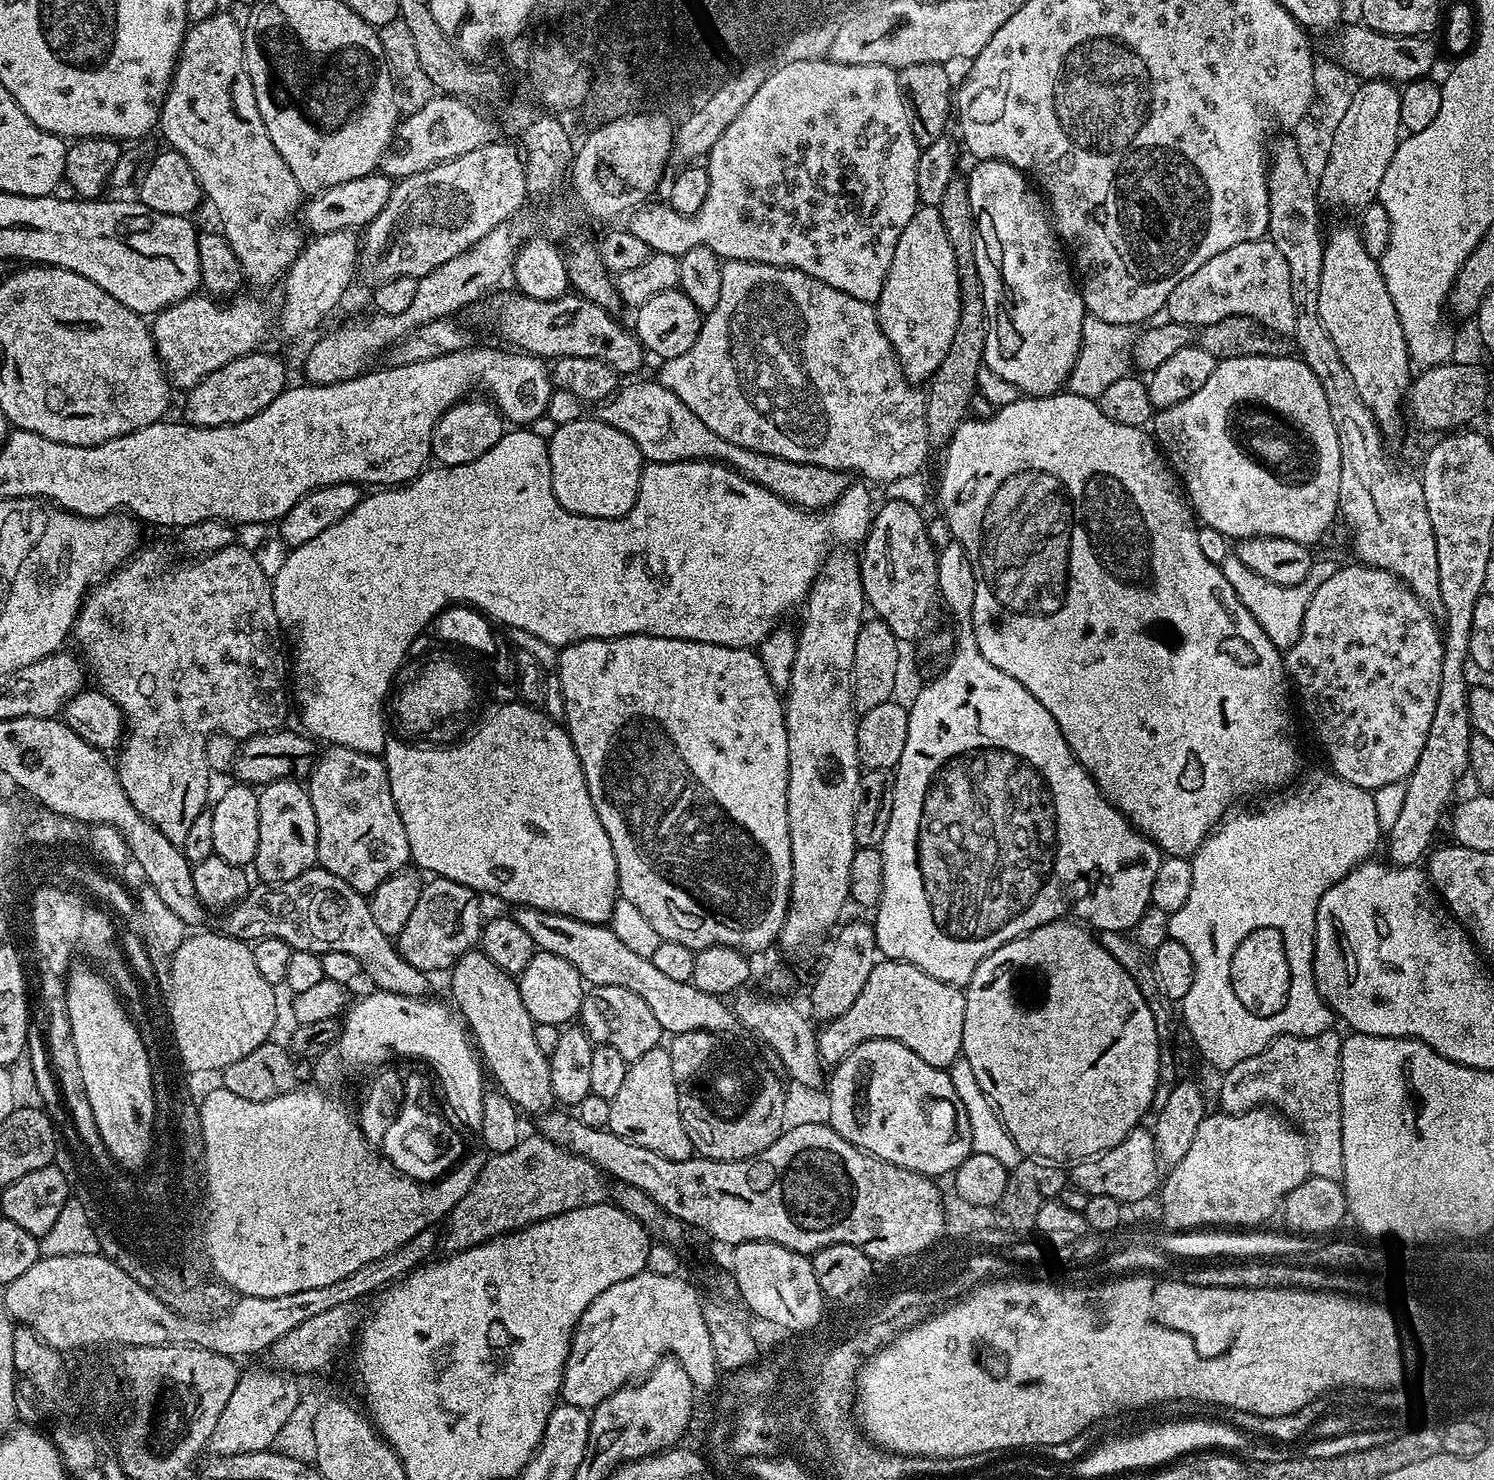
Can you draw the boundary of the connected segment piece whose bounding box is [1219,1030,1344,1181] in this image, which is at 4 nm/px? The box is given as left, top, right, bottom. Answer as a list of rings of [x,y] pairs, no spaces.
[[[1329,1030],[1317,1036],[1280,1036],[1261,1052],[1238,1062],[1223,1073],[1219,1107],[1225,1112],[1249,1112],[1252,1108],[1271,1106],[1306,1138],[1308,1166],[1311,1175],[1343,1181],[1342,1110],[1340,1109],[1340,1046],[1341,1033]]]

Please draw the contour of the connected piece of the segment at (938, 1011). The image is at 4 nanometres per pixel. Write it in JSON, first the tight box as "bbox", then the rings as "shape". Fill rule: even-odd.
{"bbox":[816,958,966,1070],"shape":[[[884,958],[874,966],[874,970],[870,970],[870,978],[866,978],[862,994],[854,998],[854,1006],[850,1006],[846,1014],[827,1021],[819,1029],[816,1042],[820,1059],[828,1066],[839,1064],[846,1058],[846,1054],[850,1054],[850,1050],[854,1050],[854,1046],[867,1040],[897,1040],[902,1042],[902,1046],[914,1050],[922,1062],[930,1062],[930,1066],[946,1070],[955,1060],[961,1059],[962,1022],[965,1018],[966,1002],[963,991],[957,985],[942,982],[913,964]]]}

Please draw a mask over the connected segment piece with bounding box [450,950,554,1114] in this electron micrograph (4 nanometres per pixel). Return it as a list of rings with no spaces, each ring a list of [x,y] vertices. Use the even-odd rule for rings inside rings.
[[[473,950],[451,968],[451,976],[452,996],[456,999],[457,1004],[455,1007],[478,1049],[483,1067],[490,1073],[491,1079],[492,1076],[496,1079],[495,1087],[506,1093],[510,1102],[514,1102],[523,1113],[537,1111],[536,1113],[543,1114],[549,1111],[553,1107],[554,1097],[550,1086],[548,1057],[542,1054],[542,1050],[538,1050],[538,1044],[534,1042],[536,1024],[530,1018],[526,1005],[522,1003],[520,986],[514,979],[513,973],[494,966],[494,962],[490,962],[490,958],[486,958],[486,954],[482,950]]]

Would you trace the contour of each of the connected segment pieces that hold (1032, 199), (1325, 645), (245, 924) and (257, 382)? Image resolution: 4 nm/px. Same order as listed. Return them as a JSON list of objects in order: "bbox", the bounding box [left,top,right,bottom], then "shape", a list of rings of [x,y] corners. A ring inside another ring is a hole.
[{"bbox":[966,160,1086,397],"shape":[[[981,160],[973,165],[966,179],[972,214],[976,217],[974,258],[978,262],[978,278],[982,278],[982,302],[986,302],[988,319],[983,367],[994,370],[1006,382],[1014,382],[1025,397],[1051,396],[1065,387],[1072,372],[1086,319],[1073,265],[1056,234],[1045,197],[1033,187],[1029,177],[1004,160]]]},{"bbox":[1286,562,1444,790],"shape":[[[1351,562],[1340,566],[1336,574],[1331,575],[1322,586],[1315,591],[1306,606],[1305,617],[1302,618],[1301,634],[1298,640],[1286,650],[1286,671],[1290,677],[1291,687],[1300,695],[1304,703],[1304,712],[1320,739],[1320,748],[1328,759],[1333,773],[1341,780],[1350,782],[1359,788],[1377,790],[1388,788],[1391,784],[1399,785],[1407,781],[1414,770],[1418,758],[1422,754],[1422,746],[1426,746],[1426,734],[1430,734],[1430,722],[1434,722],[1434,706],[1438,706],[1438,686],[1442,686],[1442,658],[1444,657],[1444,637],[1438,627],[1438,620],[1431,616],[1429,605],[1425,604],[1409,590],[1392,572],[1384,568],[1369,568],[1367,564]]]},{"bbox":[222,866,429,998],"shape":[[[314,866],[310,870],[298,874],[298,878],[290,878],[290,882],[285,884],[275,885],[260,882],[257,885],[257,888],[256,885],[249,887],[247,894],[223,913],[225,916],[222,928],[227,935],[245,942],[278,938],[289,944],[293,952],[306,950],[323,954],[342,950],[342,954],[354,954],[354,958],[358,958],[363,975],[365,977],[368,975],[376,983],[373,985],[379,991],[421,998],[429,995],[429,973],[410,966],[410,962],[406,962],[400,957],[395,943],[389,936],[382,934],[382,930],[378,930],[378,925],[374,923],[374,914],[370,914],[370,906],[365,893],[354,890],[349,884],[342,882],[342,878],[330,874],[325,868]]]},{"bbox":[183,351,290,428],"shape":[[[264,351],[247,352],[237,360],[226,362],[226,366],[214,370],[214,374],[206,374],[206,378],[187,389],[183,419],[195,428],[217,428],[254,418],[254,414],[266,410],[266,406],[289,387],[290,380],[287,366]]]}]

